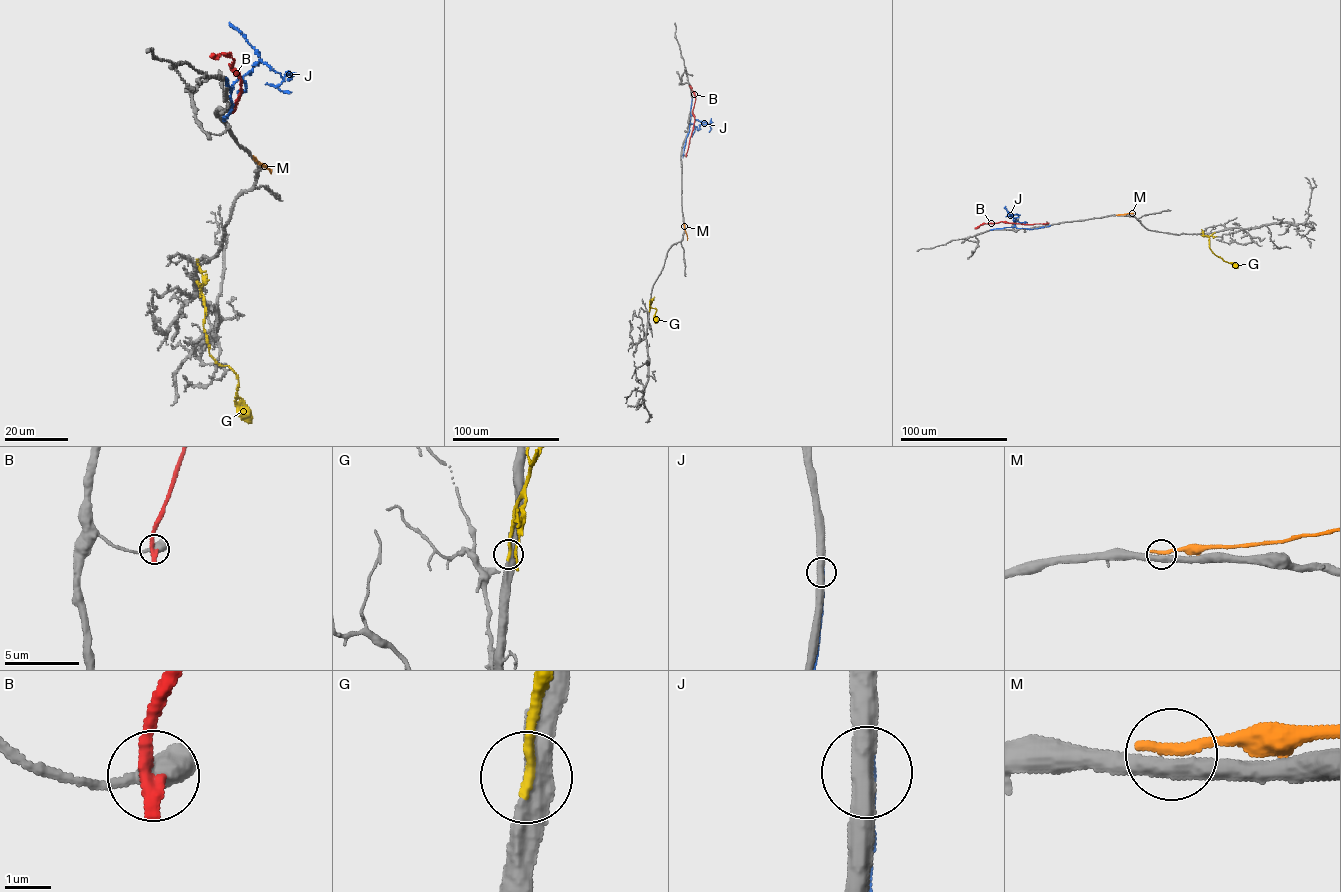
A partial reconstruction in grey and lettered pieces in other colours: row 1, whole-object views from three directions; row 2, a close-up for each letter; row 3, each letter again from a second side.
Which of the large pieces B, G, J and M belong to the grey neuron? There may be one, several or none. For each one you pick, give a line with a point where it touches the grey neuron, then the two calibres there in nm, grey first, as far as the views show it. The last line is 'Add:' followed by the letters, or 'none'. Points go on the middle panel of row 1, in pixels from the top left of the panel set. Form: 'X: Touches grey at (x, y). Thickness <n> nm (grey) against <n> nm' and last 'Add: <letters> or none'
G: Touches grey at (649, 311). Thickness 500 nm (grey) against 240 nm
Add: G

